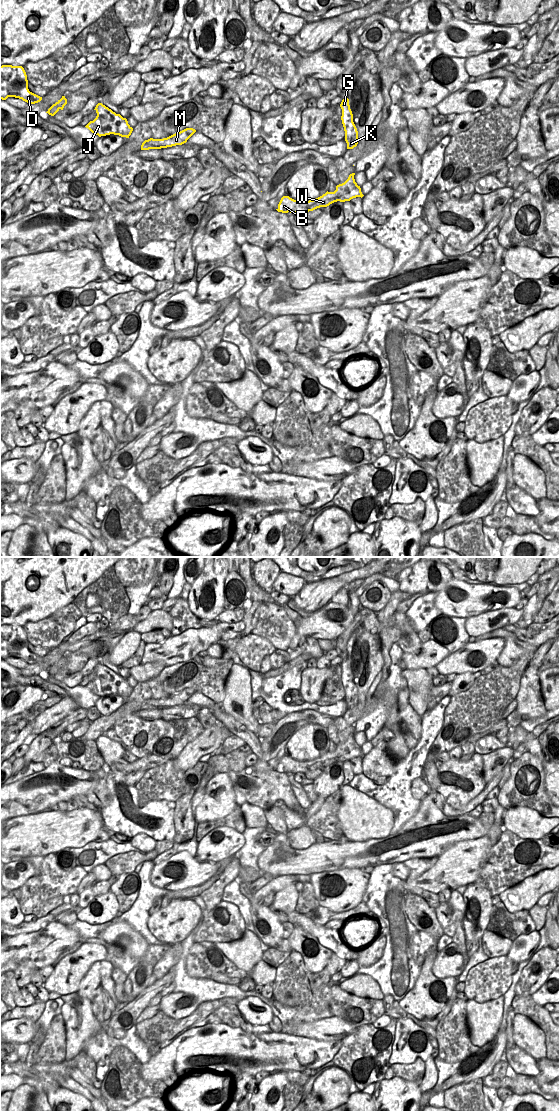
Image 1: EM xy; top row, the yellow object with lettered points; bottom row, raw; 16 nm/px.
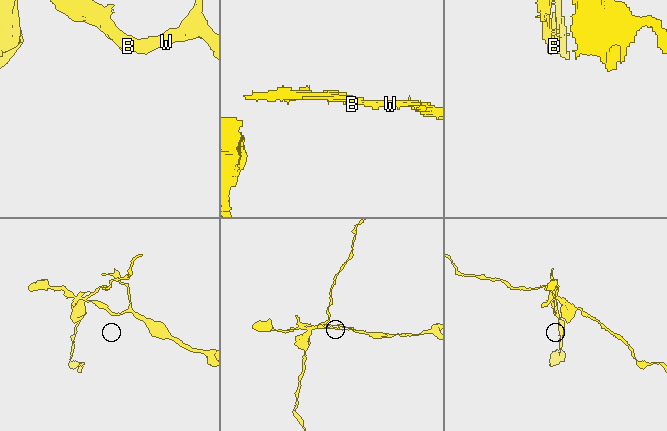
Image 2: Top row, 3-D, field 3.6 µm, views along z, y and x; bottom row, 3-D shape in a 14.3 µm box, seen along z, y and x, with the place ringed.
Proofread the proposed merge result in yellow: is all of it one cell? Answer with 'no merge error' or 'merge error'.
merge error

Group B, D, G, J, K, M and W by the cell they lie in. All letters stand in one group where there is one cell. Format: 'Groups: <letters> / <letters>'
Groups: B D G J K W / M

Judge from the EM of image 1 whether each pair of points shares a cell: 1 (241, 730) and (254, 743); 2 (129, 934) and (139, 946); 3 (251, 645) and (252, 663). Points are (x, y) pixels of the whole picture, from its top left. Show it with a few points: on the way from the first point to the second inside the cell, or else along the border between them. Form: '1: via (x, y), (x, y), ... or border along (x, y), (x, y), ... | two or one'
1: via (244, 733), (251, 740) | one
2: via (130, 937), (136, 943) | one
3: via (251, 649), (252, 659) | one

